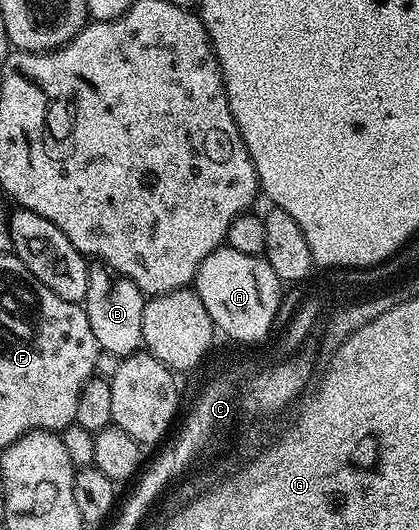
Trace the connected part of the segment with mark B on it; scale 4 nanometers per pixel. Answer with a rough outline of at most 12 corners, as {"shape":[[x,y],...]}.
{"shape":[[88,268],[83,309],[101,352],[141,350],[146,296]]}

